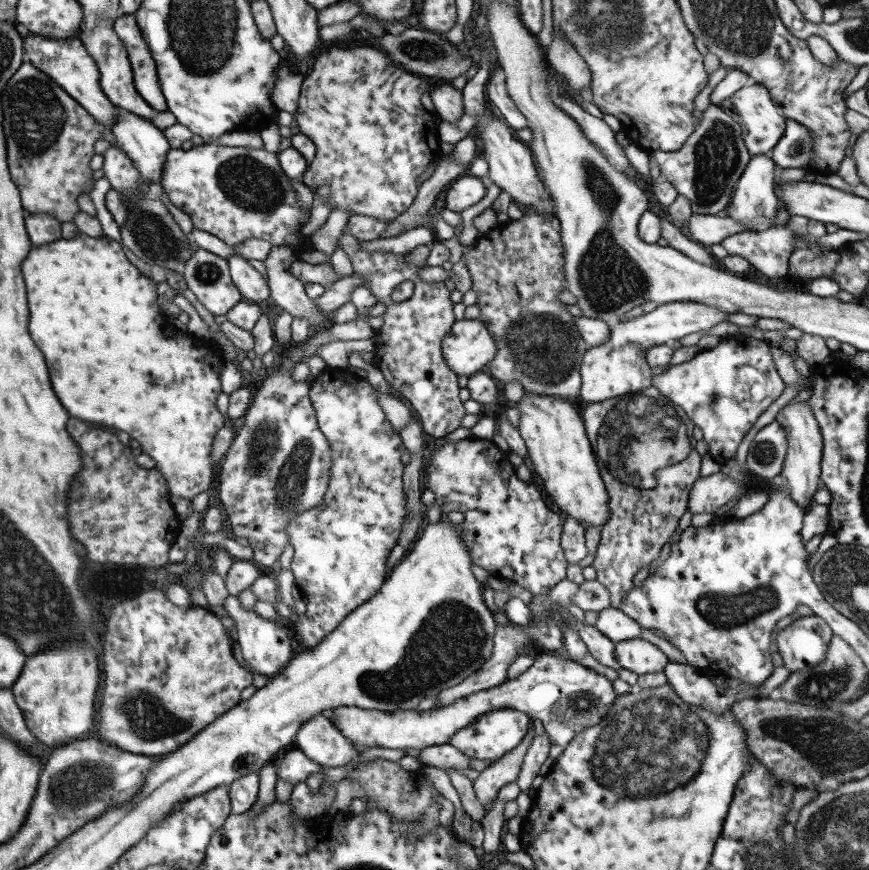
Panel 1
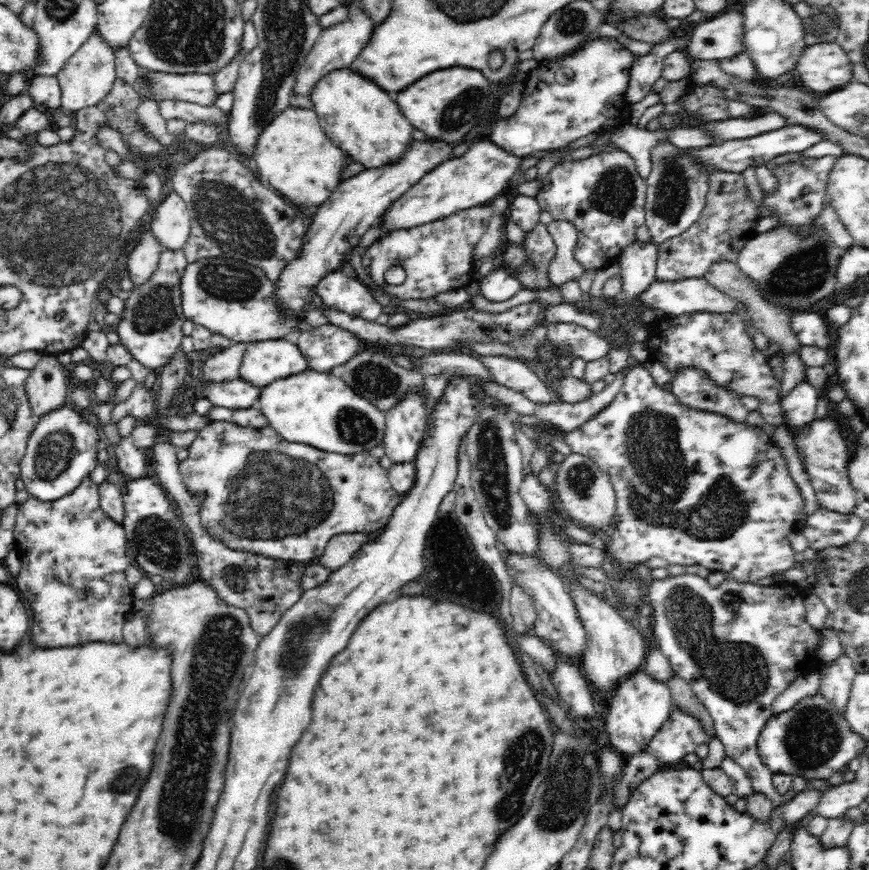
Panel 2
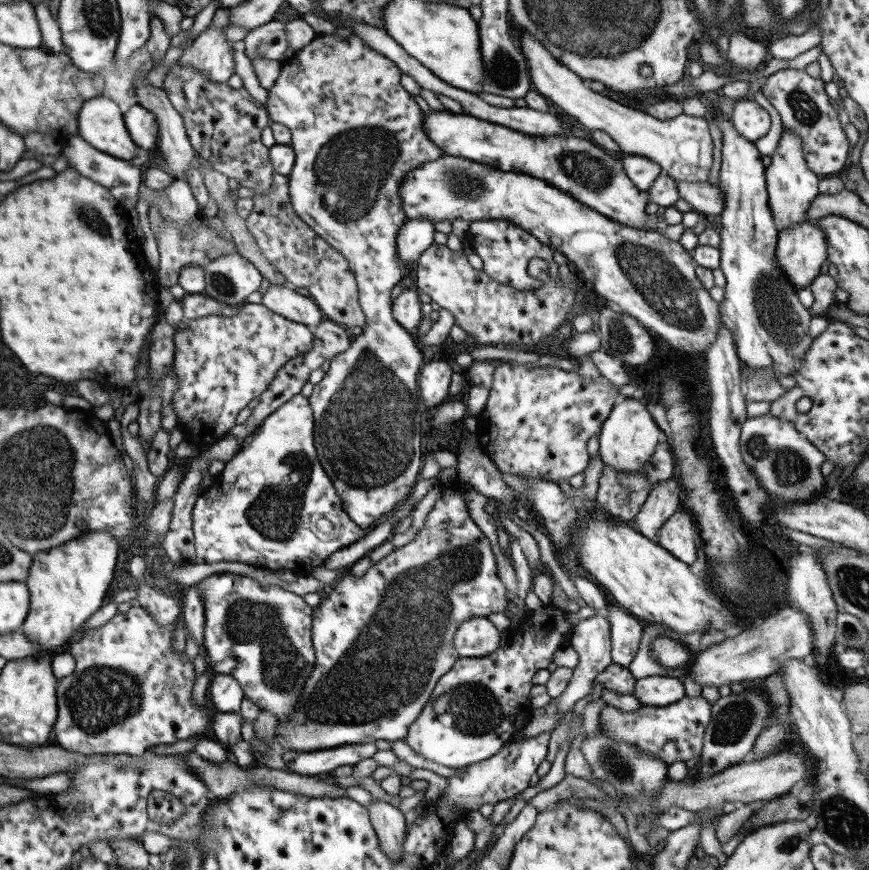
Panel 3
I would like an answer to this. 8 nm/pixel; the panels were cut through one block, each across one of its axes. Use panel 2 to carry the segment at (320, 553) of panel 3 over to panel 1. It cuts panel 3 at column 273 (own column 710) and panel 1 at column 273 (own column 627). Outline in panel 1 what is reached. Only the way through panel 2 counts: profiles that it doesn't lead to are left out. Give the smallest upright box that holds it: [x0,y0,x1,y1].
[220,285,378,568]

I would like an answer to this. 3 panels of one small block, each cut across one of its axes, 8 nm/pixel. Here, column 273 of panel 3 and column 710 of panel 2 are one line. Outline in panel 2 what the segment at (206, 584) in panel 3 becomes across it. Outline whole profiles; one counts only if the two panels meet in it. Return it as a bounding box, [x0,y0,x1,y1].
[648,574,823,808]

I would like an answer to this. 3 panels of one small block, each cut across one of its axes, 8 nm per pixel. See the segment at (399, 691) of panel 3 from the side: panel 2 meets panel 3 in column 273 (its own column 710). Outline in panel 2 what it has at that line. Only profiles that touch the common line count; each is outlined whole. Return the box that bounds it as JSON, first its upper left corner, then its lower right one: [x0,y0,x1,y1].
[645,707,713,767]

